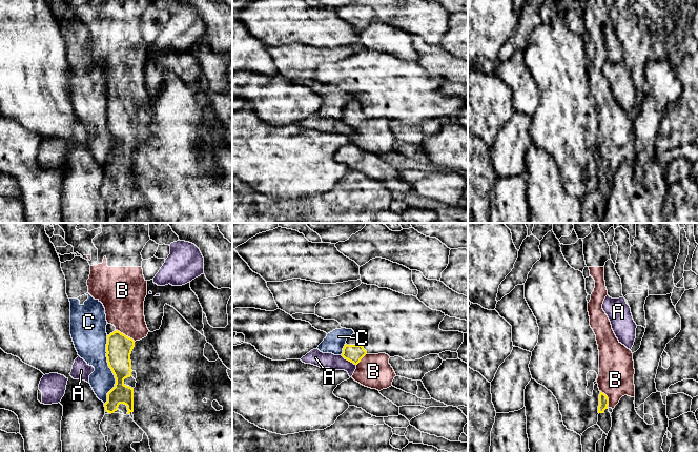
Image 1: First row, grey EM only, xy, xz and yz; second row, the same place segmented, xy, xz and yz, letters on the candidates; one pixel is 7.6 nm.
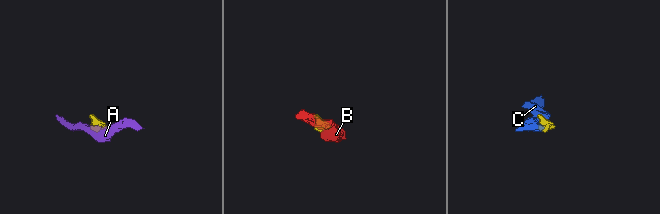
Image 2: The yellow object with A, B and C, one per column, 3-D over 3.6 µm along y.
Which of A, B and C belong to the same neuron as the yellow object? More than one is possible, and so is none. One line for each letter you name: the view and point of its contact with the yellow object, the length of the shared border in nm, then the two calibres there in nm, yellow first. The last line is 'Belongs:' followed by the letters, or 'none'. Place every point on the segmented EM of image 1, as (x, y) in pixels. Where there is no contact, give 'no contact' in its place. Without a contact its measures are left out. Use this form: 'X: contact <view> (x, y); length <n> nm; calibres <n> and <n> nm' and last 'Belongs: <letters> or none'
B: contact xy (124, 334); length 180 nm; calibres 200 and 300 nm
Belongs: B

